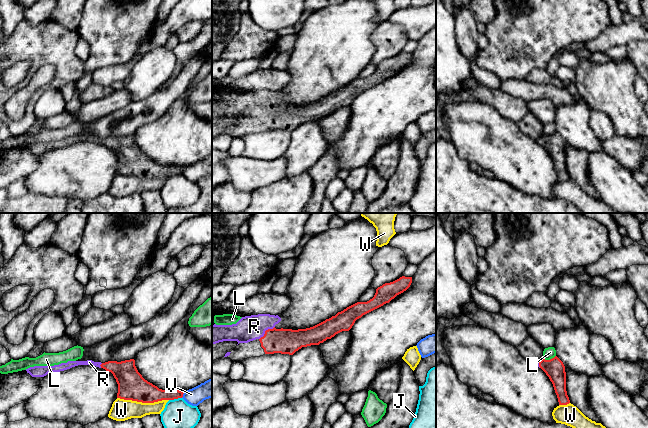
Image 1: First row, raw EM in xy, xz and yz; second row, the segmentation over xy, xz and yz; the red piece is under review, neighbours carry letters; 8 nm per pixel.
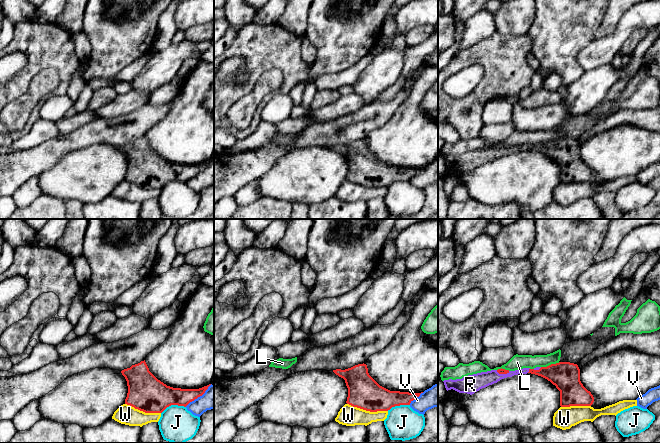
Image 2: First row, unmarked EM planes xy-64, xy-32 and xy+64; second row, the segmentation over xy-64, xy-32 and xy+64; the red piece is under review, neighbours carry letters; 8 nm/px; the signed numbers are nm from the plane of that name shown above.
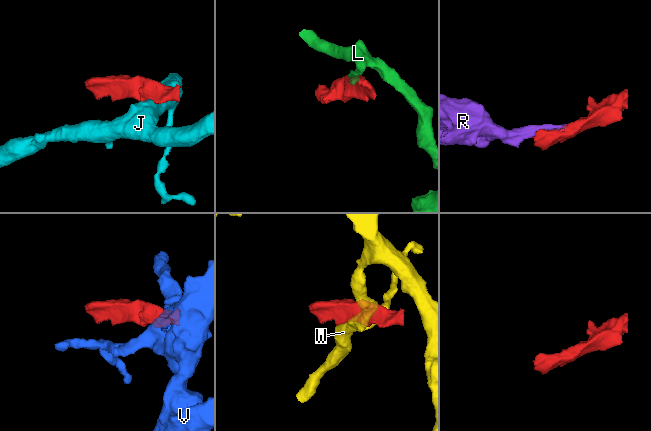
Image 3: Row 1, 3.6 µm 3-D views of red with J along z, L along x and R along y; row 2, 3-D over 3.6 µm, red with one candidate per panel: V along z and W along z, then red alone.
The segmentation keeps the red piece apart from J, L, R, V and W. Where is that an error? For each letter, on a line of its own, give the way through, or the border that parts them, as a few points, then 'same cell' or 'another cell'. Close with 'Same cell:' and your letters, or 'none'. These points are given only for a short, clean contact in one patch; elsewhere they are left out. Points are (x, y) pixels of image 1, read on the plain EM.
J: border along xy (181, 173), (169, 176); another cell
L: another cell
R: same cell
V: another cell
W: another cell
Same cell: R

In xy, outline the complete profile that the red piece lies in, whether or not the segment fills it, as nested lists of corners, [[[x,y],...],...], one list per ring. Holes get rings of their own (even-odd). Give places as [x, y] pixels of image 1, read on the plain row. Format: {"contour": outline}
{"contour": [[[135,136],[105,139],[87,137],[68,137],[54,142],[34,142],[26,145],[32,153],[44,153],[48,149],[60,148],[78,141],[91,141],[111,148],[118,160],[117,174],[142,179],[182,174],[185,167],[162,166],[145,156],[135,142]]]}

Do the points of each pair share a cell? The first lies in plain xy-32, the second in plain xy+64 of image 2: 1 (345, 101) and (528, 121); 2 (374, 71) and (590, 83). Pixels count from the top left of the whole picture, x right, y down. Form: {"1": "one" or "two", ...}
{"1": "one", "2": "one"}

